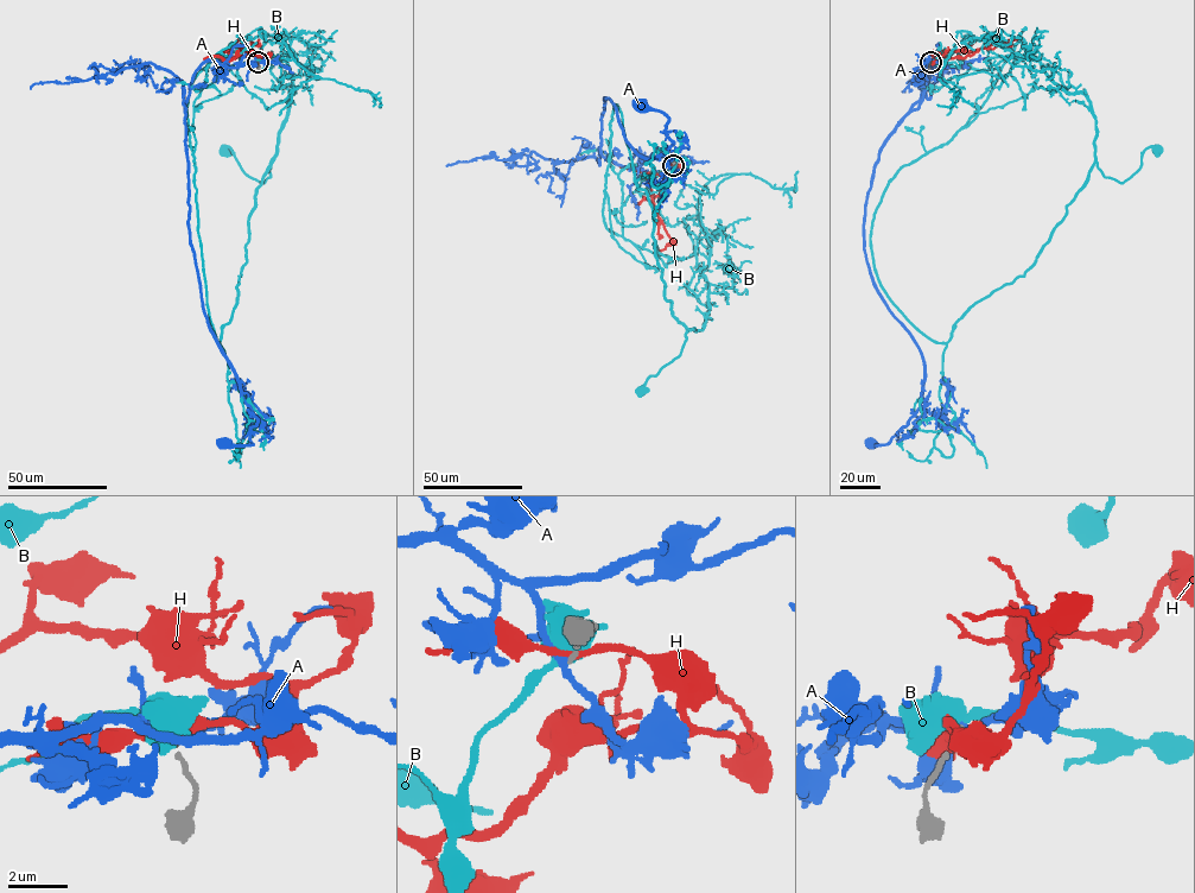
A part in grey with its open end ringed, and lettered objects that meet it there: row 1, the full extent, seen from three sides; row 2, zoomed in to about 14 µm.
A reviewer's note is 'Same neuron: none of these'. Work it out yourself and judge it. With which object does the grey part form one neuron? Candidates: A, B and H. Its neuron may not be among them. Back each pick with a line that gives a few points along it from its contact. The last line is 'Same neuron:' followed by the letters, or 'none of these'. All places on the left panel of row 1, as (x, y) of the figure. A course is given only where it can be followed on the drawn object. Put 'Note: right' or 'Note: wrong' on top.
Note: right
Same neuron: none of these

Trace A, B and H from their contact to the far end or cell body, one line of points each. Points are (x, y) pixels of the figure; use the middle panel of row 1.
A: (674, 164), (655, 157), (633, 168), (602, 154), (604, 97), (641, 157), (673, 144), (668, 118), (640, 103)
B: (674, 164), (656, 191), (627, 197), (622, 235), (611, 232), (614, 106), (665, 297), (688, 329), (641, 391)
H: (674, 164), (681, 169), (668, 176), (647, 175), (655, 211), (672, 240), (663, 249), (654, 247)

